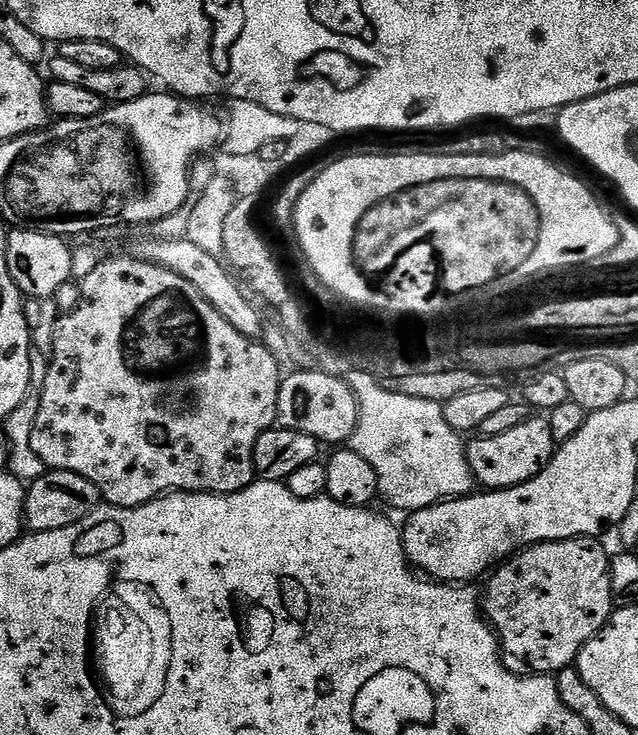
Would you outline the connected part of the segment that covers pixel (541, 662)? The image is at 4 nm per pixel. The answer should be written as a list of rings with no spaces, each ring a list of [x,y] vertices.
[[[581,538],[534,544],[503,561],[487,577],[484,596],[482,592],[482,612],[499,639],[504,665],[511,672],[520,676],[535,676],[555,674],[573,667],[582,646],[586,646],[586,642],[590,642],[590,638],[594,638],[594,634],[607,624],[614,611],[608,574],[610,556],[596,543],[595,539]]]

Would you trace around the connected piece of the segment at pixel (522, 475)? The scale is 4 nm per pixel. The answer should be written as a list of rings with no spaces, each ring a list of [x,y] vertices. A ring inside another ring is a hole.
[[[529,418],[523,420],[514,430],[497,436],[480,436],[469,439],[466,444],[468,465],[472,471],[473,481],[488,490],[513,488],[522,482],[534,479],[552,460],[552,454],[558,445],[550,434],[547,419]]]

